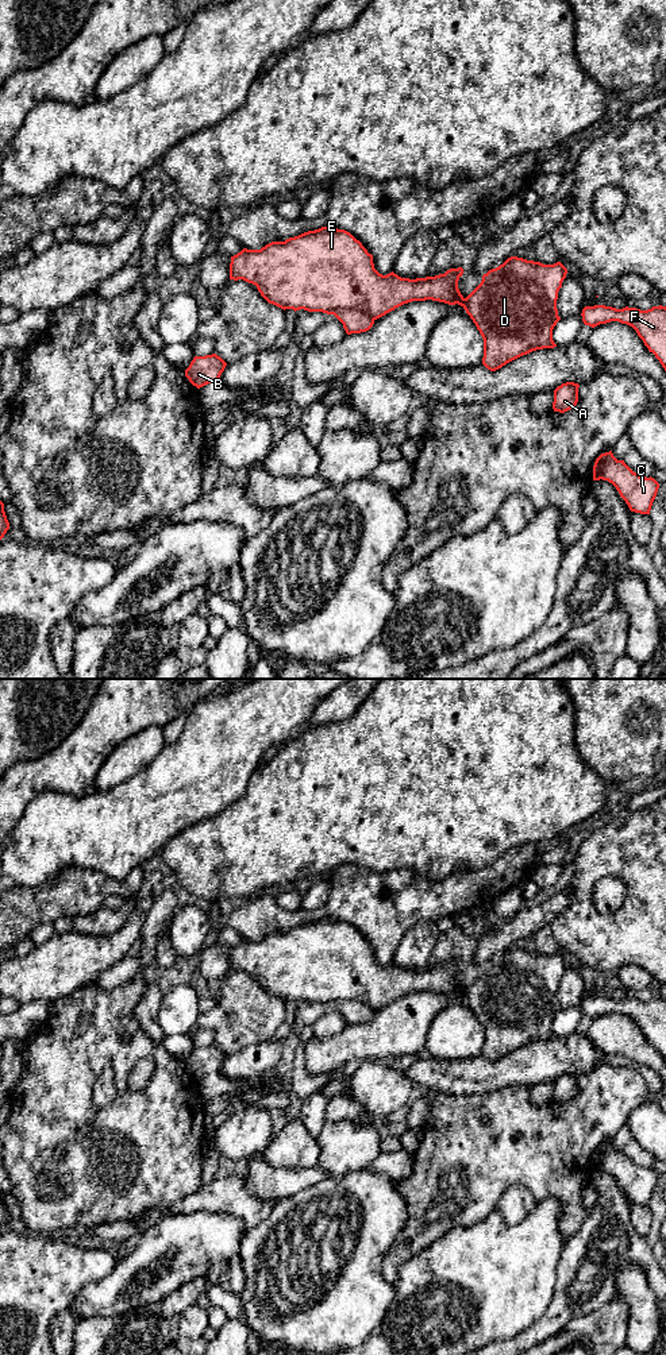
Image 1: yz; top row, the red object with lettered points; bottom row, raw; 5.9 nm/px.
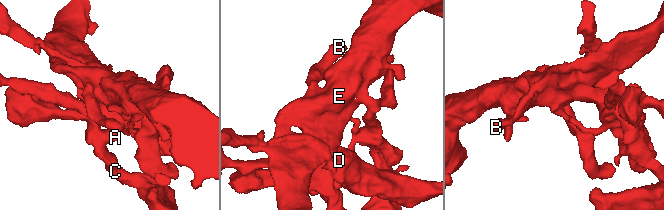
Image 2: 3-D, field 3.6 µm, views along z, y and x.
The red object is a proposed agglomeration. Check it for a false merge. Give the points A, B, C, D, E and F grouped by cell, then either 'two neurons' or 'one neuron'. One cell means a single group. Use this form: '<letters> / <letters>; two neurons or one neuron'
A B C E F / D; two neurons

